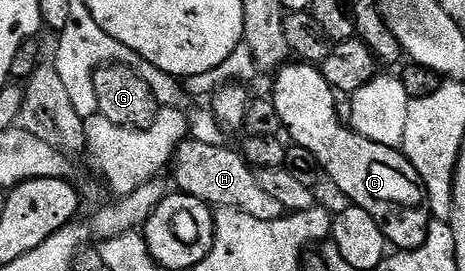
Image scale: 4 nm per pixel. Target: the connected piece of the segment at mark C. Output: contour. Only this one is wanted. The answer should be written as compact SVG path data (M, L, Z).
M290 61L277 68L274 79L274 95L272 101L276 105L276 113L280 113L285 134L290 134L289 142L296 147L308 149L316 161L326 171L327 180L338 186L340 194L353 206L364 209L364 213L372 216L372 221L380 225L387 244L398 251L415 251L420 245L426 243L428 229L432 222L431 208L425 184L422 183L420 173L406 160L397 147L385 147L376 145L376 141L368 141L360 133L356 133L353 127L338 120L338 107L334 104L336 92L328 85L328 81L322 76L317 66L305 61Z

